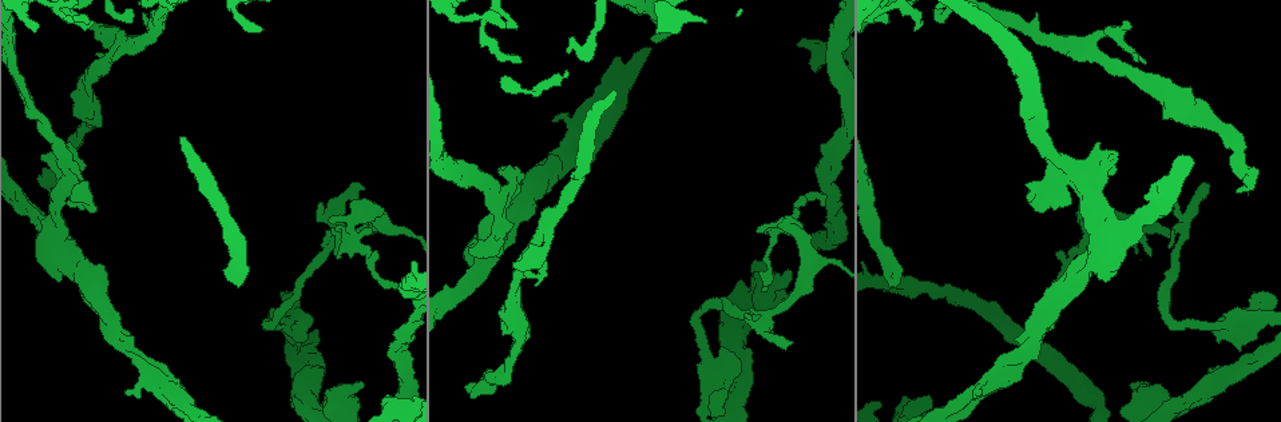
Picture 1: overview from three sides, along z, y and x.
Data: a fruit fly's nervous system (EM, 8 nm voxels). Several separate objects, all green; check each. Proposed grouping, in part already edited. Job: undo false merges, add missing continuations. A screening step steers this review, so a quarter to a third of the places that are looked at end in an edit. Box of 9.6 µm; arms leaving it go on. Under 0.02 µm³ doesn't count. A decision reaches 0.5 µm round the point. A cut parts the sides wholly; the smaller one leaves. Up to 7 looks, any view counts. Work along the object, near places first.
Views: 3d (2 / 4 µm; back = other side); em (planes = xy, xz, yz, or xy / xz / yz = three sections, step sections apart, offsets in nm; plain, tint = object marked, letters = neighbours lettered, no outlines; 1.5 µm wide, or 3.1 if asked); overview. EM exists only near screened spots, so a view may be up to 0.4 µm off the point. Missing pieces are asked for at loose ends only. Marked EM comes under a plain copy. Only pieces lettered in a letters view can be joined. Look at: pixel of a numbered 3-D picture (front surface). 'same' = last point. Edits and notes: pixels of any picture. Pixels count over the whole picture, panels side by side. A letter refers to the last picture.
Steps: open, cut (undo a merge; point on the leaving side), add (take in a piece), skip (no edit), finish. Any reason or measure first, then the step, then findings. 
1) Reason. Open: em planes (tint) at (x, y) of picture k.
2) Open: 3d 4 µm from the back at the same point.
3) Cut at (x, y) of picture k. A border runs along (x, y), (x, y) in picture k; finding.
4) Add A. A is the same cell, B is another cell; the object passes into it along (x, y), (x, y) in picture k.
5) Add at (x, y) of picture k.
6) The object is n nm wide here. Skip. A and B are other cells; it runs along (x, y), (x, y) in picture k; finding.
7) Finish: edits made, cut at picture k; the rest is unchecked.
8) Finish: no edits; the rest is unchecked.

An open end. Open: em 3.1 µm yz step 16 (letters) at (464, 387) of picture 1.

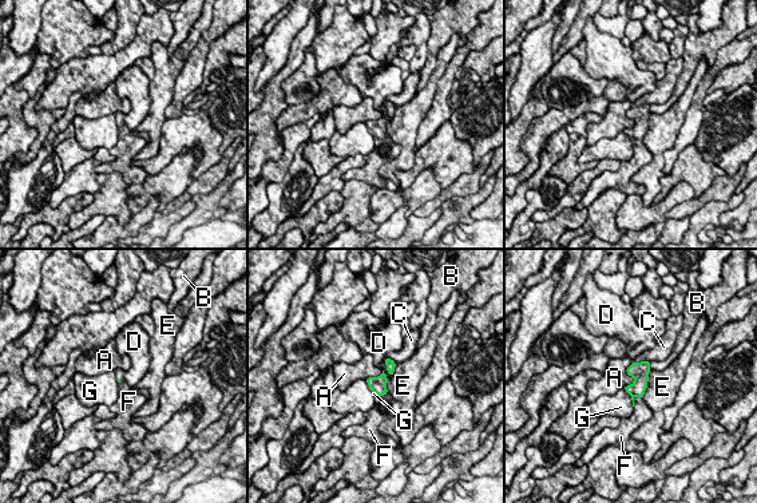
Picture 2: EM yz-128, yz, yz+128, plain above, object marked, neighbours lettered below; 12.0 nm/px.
Another direction. Open: em 3.1 µm xz step 16 (letters) at the same point.

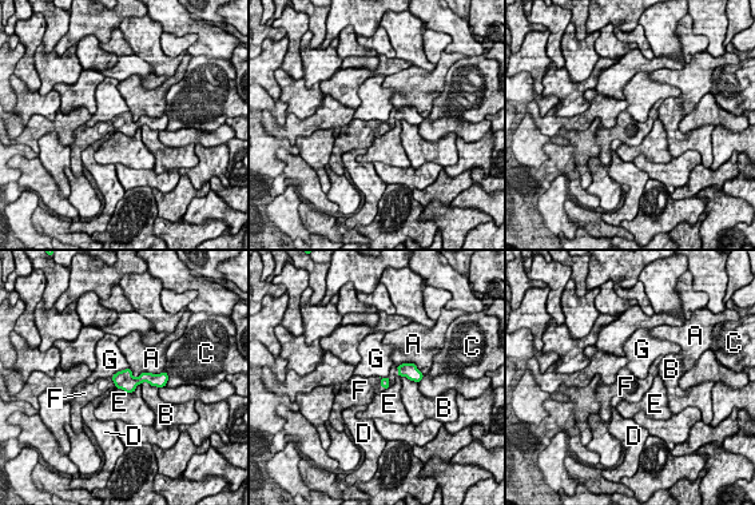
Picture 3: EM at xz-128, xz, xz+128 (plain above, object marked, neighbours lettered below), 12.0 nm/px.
Add F. F is the same cell, A, B, C, D, E and G are other cells; the object passes into it along (384, 382), (380, 384), (361, 390) in picture 3; it goes on there.

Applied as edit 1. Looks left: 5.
An open end. Open: 3d 4 µm at (790, 345) of picture 1.

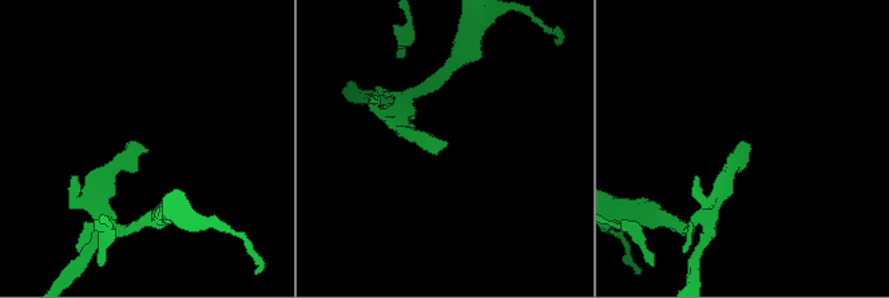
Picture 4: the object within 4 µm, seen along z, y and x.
Open: em 3.1 µm xy step 8 (tint) at (743, 151) of picture 4.

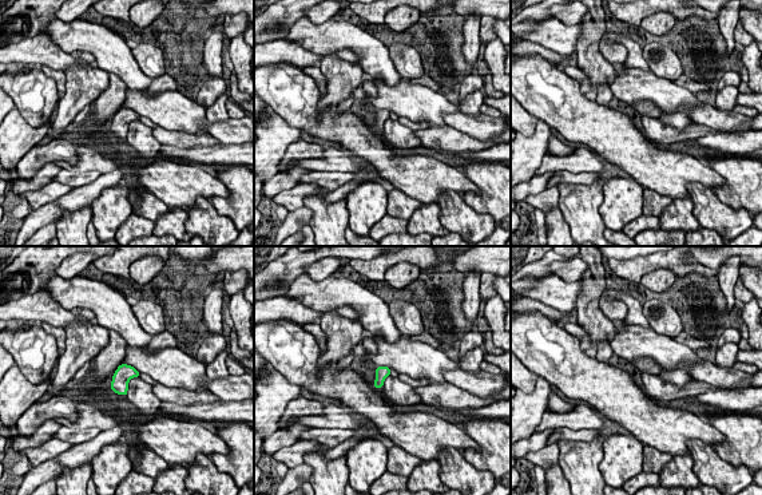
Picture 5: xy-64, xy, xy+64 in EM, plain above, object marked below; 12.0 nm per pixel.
Cut it another way. Open: em 3.1 µm planes (letters) at the same point.

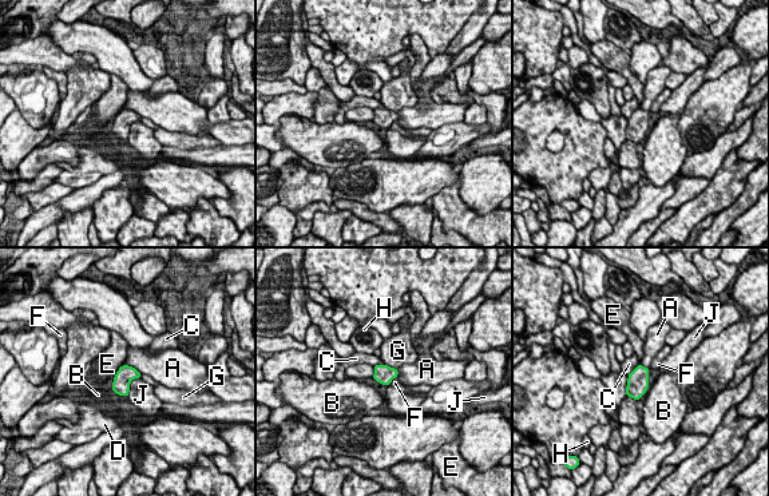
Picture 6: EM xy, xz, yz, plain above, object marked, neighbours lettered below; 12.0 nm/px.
Skip. A, B, C, D, E, F, G, H and J are other cells; a border runs along (139, 377), (131, 381), (127, 396) in picture 6; none of them fits.

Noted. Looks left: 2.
An open end. Open: em xy step 4 (letters) at (395, 290) of picture 1.

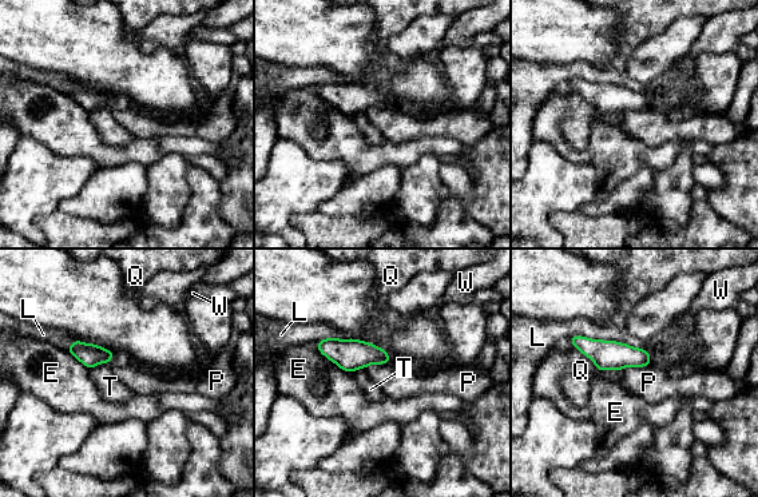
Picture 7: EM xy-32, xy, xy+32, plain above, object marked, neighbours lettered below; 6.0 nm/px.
Skip. E, L, P, Q, T and W are other cells; it runs along (574, 341), (604, 354), (647, 361) in picture 7; no lettered piece goes on from it.

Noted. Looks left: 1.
Finish: edits made, add at picture 3; the rest is unchecked.

